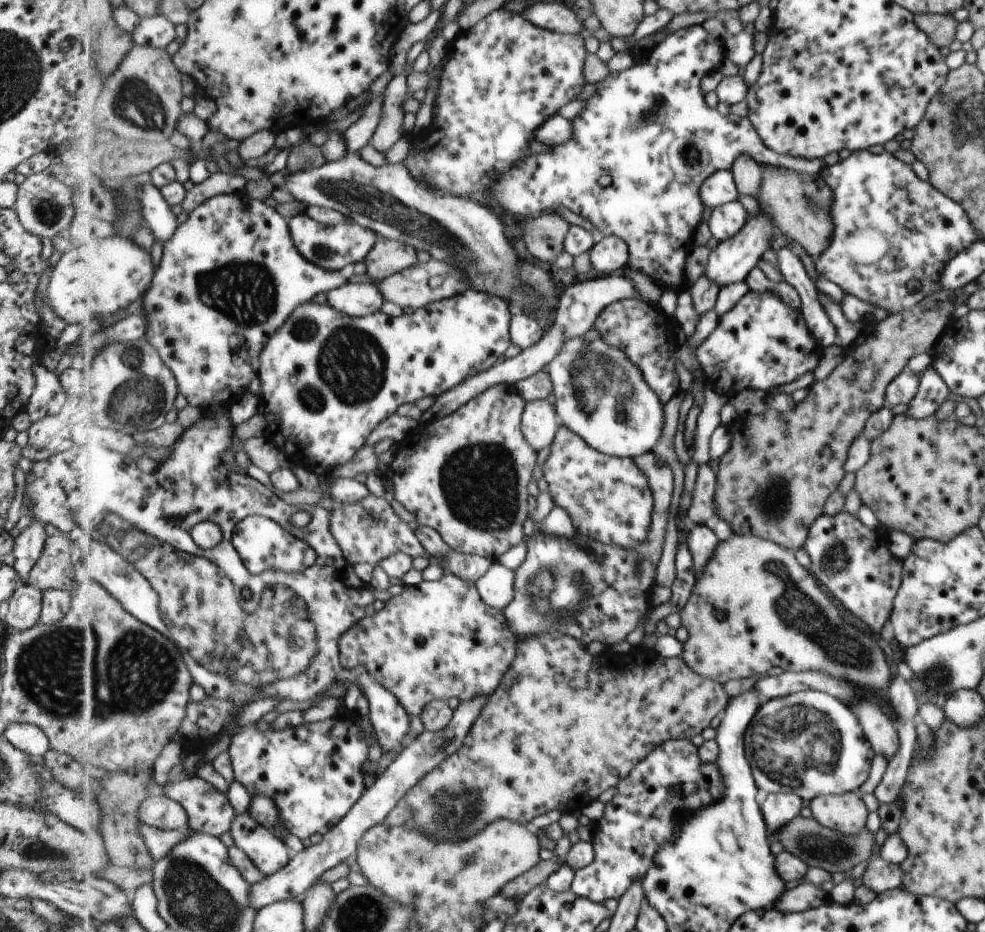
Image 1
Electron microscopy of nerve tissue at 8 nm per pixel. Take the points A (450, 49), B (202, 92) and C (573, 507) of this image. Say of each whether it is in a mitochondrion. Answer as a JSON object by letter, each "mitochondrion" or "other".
{"A":"other","B":"other","C":"other"}

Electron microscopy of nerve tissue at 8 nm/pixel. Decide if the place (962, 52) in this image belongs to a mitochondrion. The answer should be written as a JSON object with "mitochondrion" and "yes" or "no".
{"mitochondrion":"no"}

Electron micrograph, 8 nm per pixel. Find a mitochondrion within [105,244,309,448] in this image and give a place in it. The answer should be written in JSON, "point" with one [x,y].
{"point":[246,299]}

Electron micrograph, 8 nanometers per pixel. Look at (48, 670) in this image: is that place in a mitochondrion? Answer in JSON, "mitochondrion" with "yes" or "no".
{"mitochondrion":"yes"}

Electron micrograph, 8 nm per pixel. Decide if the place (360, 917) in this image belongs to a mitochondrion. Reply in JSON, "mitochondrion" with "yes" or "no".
{"mitochondrion":"yes"}

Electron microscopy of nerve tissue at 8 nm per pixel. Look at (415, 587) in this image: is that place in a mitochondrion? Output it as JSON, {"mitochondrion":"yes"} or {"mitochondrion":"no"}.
{"mitochondrion":"no"}

